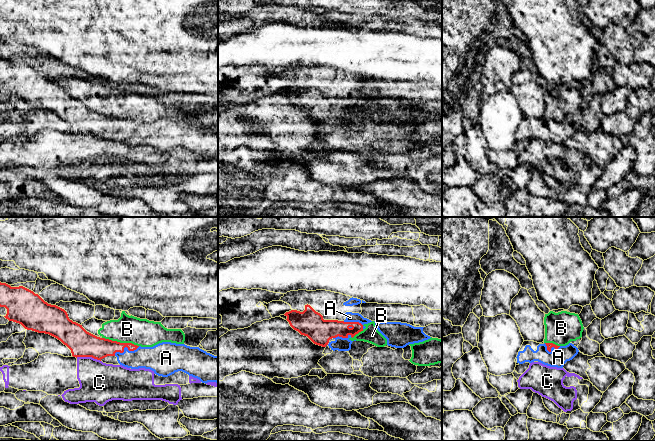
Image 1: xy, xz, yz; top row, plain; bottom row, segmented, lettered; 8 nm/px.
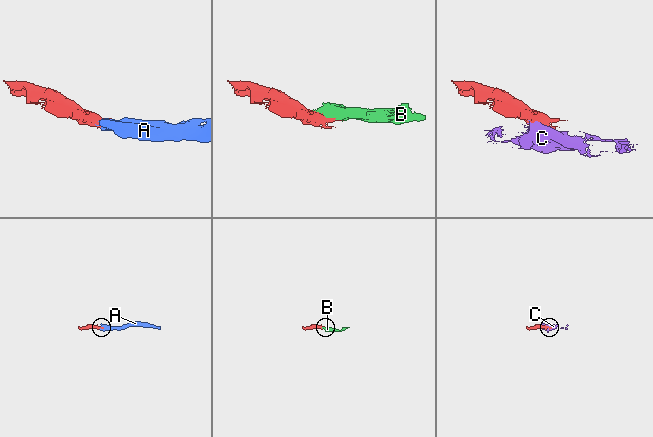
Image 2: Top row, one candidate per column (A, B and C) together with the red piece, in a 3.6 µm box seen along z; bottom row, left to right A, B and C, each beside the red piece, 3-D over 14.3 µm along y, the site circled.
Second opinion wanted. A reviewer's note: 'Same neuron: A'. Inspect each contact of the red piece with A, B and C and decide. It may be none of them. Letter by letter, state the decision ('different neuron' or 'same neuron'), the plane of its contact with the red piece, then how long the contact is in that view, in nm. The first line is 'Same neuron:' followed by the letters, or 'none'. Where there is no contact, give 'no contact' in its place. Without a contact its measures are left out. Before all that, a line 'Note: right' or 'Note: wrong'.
Note: right
Same neuron: A
A: same neuron; meets red in xy; contact 220 nm long
B: different neuron; meets red in xy; contact 300 nm long
C: different neuron; meets red in xy; contact 200 nm long

